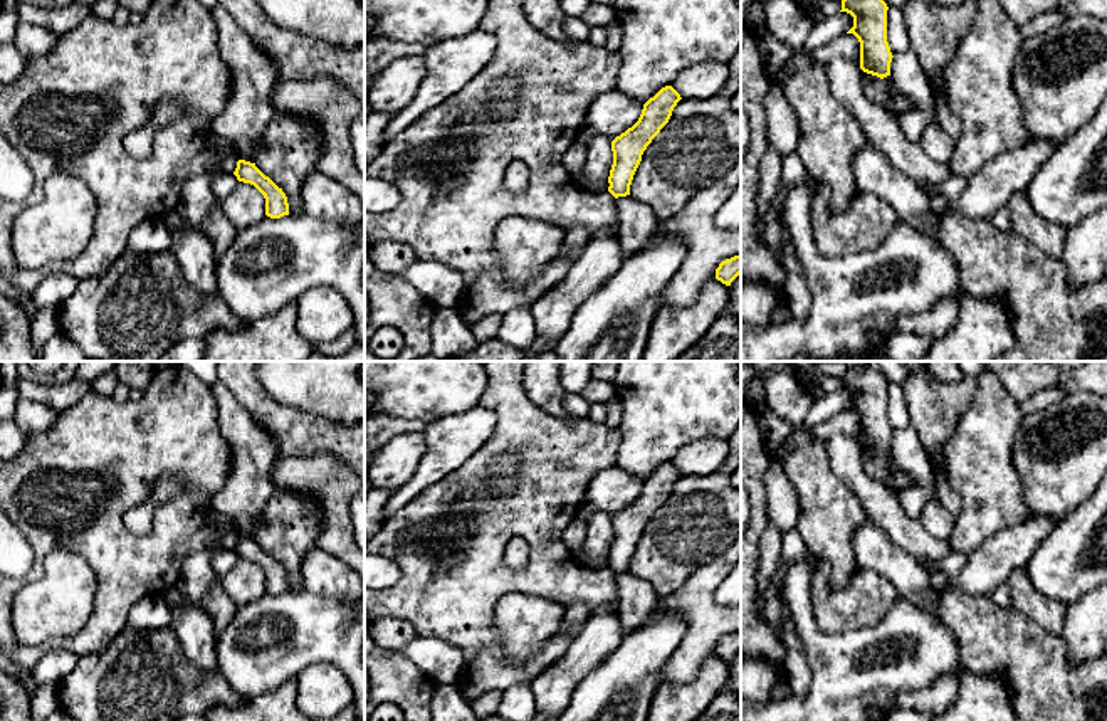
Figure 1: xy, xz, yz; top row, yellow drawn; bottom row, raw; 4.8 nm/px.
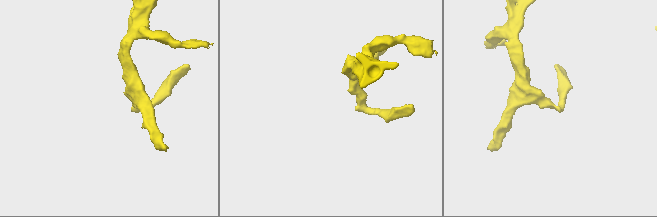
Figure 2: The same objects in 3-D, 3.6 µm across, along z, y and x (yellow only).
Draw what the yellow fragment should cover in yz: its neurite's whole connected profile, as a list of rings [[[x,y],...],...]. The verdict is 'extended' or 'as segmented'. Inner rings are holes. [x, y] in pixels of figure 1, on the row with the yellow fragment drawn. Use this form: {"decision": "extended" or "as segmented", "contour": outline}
{"decision": "as segmented", "contour": [[[842,0],[842,10],[853,17],[853,34],[860,42],[860,69],[880,79],[890,76],[892,52],[887,42],[887,3],[884,0]]]}

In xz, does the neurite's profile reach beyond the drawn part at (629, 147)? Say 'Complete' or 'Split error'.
Complete

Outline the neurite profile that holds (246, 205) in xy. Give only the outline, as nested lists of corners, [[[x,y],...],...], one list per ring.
[[[239,182],[235,190],[220,200],[218,207],[239,232],[267,217],[264,195],[244,182]]]

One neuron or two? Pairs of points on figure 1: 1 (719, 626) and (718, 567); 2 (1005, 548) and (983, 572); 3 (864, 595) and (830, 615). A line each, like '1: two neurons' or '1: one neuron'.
1: one neuron
2: one neuron
3: one neuron

